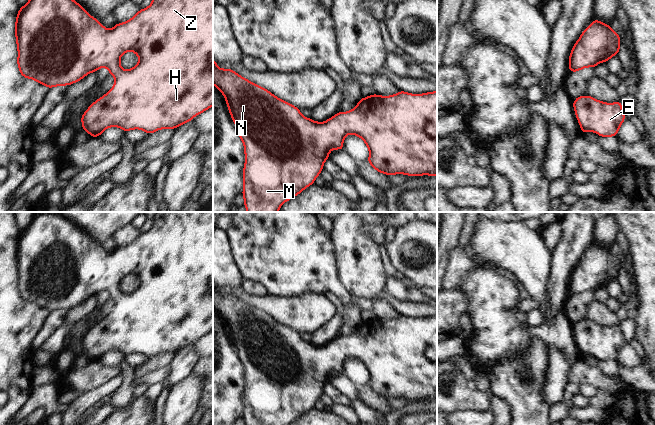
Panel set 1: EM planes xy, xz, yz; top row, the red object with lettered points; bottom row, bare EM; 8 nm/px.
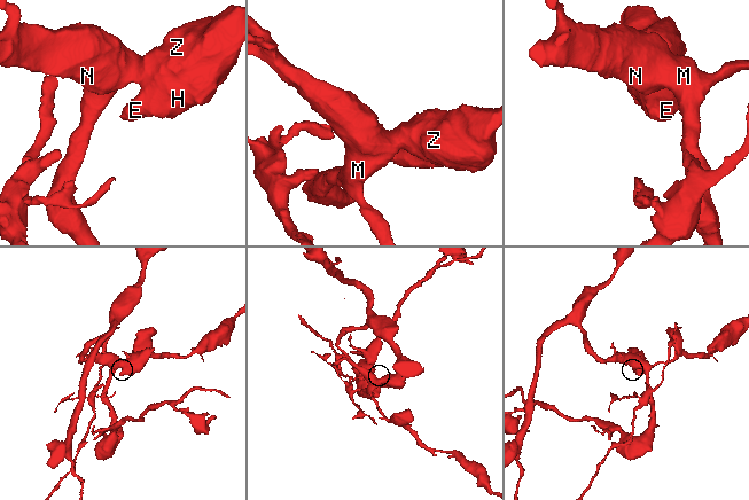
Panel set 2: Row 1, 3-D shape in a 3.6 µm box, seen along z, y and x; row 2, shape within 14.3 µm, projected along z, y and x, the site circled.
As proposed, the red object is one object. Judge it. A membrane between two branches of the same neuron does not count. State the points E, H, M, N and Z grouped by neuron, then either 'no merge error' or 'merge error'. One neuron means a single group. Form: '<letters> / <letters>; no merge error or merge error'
E H M N Z; no merge error

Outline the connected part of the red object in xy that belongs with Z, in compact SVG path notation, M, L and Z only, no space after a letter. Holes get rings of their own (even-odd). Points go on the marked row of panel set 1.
M29 0L18 11L15 22L15 37L18 50L17 65L20 74L27 79L33 79L45 85L48 89L76 83L102 67L109 70L109 74L115 78L111 90L101 98L96 99L81 115L82 129L91 137L99 137L108 127L119 127L124 132L140 129L148 134L160 129L176 129L213 106L213 0L153 0L147 8L140 9L131 19L124 23L117 23L111 29L105 28L75 0ZM128 51L134 52L139 57L139 61L135 67L125 70L121 68L120 59Z

